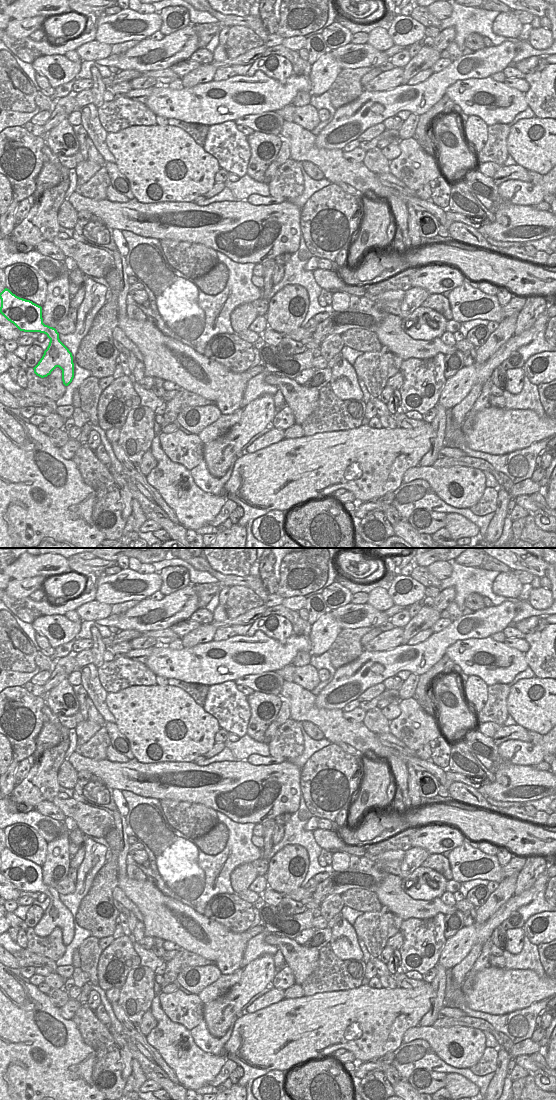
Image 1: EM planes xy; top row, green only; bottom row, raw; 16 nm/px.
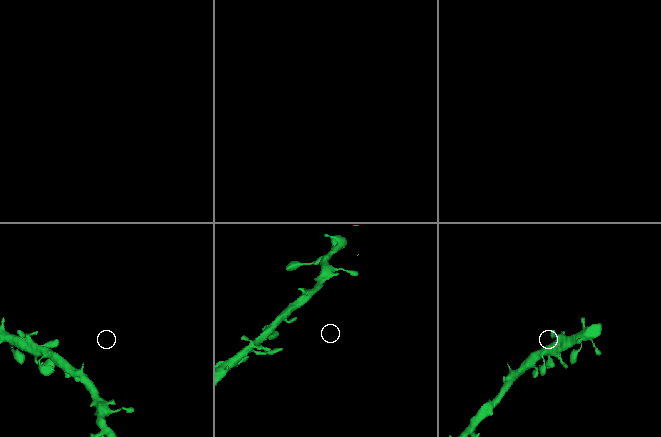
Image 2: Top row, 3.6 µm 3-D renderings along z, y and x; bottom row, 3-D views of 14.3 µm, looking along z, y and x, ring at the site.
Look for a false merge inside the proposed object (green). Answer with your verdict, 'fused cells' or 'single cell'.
single cell

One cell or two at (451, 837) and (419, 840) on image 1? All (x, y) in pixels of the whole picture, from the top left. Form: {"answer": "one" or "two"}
{"answer": "one"}

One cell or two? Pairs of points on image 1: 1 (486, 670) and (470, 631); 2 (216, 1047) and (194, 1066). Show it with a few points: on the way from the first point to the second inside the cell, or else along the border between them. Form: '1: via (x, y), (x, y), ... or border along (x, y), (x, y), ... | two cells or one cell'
1: border along (490, 636), (458, 639), (451, 645) | two cells
2: border along (191, 1037), (202, 1050), (222, 1055), (226, 1058) | two cells

